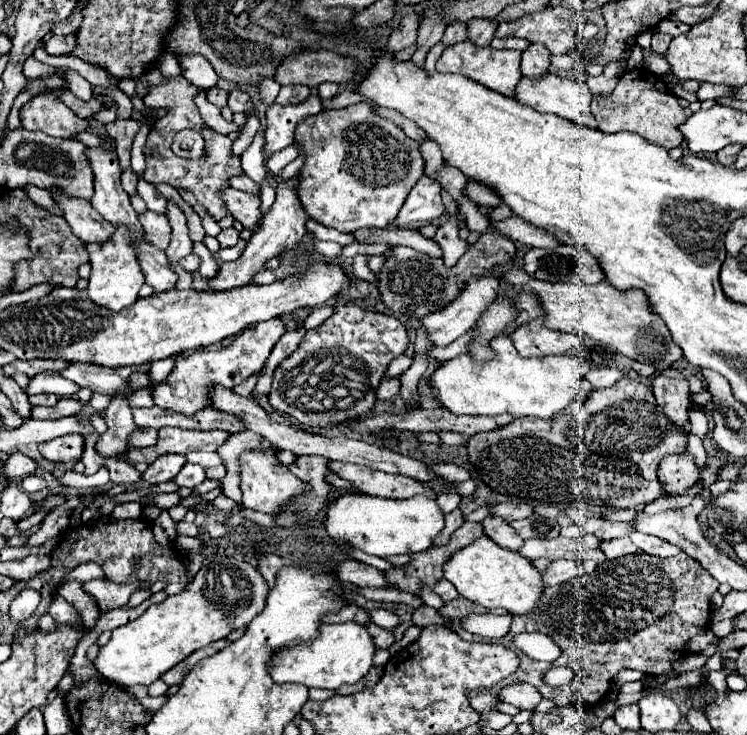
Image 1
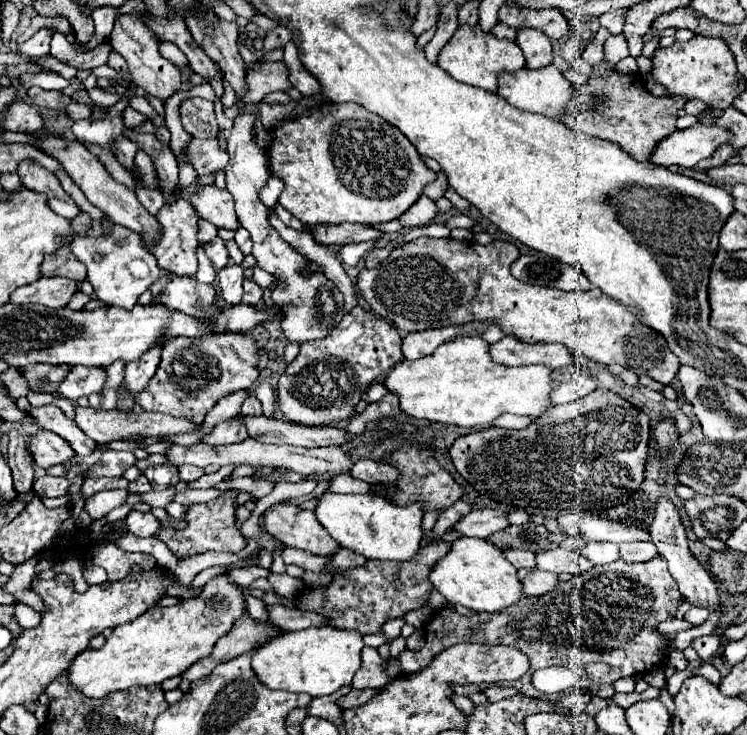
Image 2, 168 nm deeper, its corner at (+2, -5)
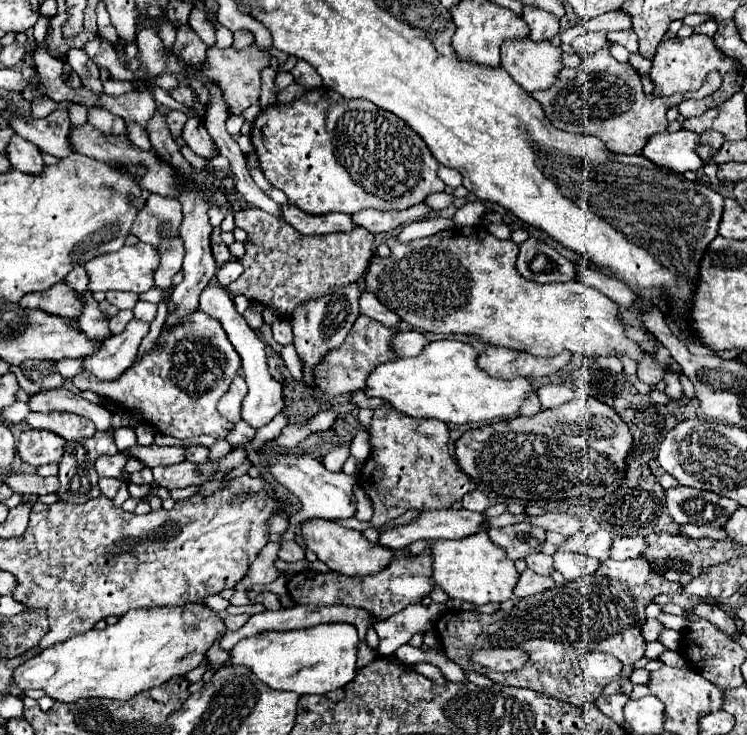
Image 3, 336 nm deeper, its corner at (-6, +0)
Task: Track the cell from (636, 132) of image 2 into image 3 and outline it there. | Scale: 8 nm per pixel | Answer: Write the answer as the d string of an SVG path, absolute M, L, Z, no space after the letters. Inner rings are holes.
M608 48L582 62L582 68L562 68L556 82L548 90L532 92L532 98L542 104L550 124L572 134L596 136L614 154L640 154L650 136L664 132L668 126L666 112L678 102L691 98L706 98L722 84L718 72L710 72L700 90L676 93L669 97L647 95L642 92L640 74L630 64L616 62Z

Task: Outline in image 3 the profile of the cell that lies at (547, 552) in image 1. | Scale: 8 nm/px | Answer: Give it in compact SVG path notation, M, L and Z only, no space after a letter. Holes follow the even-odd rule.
M556 552L554 554L554 568L564 576L564 580L576 580L582 576L590 576L600 566L598 560L588 558L584 554L572 552Z

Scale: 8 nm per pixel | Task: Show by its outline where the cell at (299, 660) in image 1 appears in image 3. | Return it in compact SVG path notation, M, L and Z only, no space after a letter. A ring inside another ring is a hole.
M320 624L304 630L260 632L244 638L232 648L230 660L234 666L252 670L272 690L288 690L304 696L344 688L356 674L356 650L358 632L352 624Z

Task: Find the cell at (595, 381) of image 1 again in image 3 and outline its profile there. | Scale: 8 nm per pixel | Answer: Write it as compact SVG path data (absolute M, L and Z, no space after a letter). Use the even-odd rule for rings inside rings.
M546 384L538 390L538 396L540 396L542 408L554 408L554 406L560 406L560 404L572 400L574 390L570 390L568 386L562 386L562 384Z

